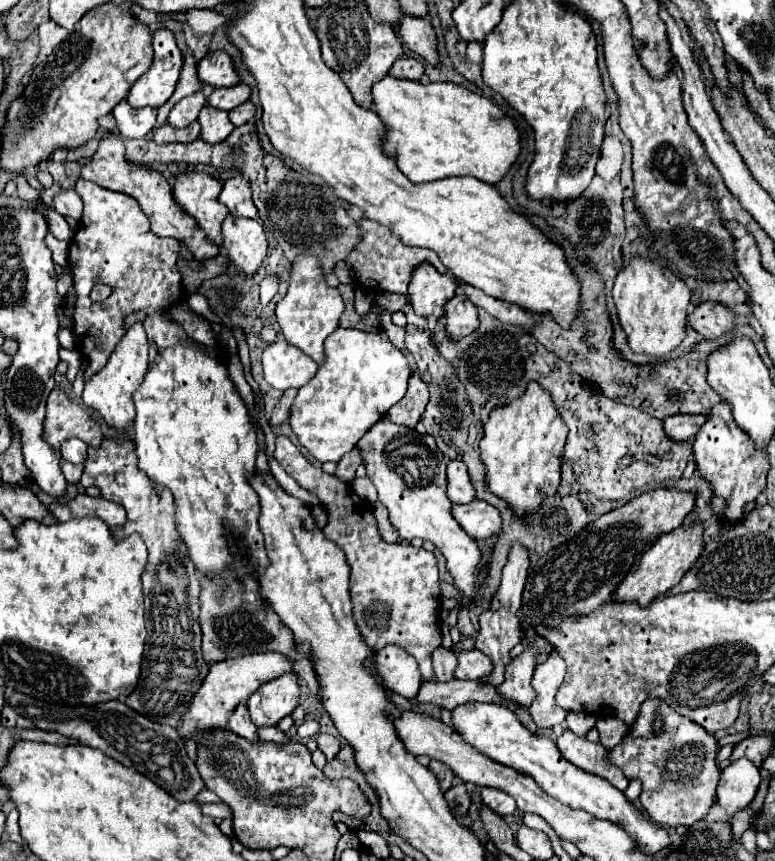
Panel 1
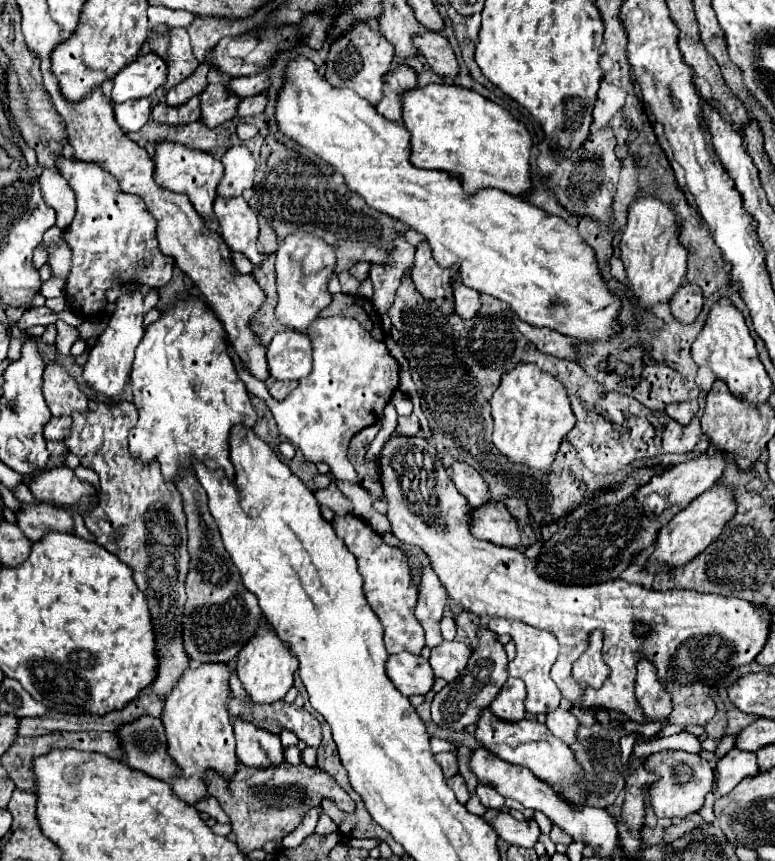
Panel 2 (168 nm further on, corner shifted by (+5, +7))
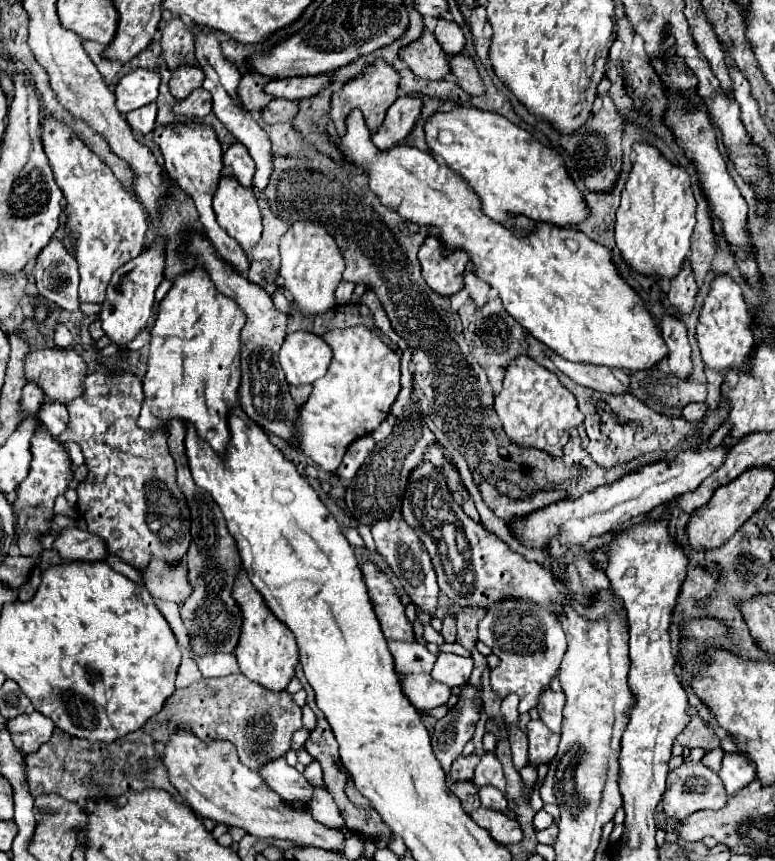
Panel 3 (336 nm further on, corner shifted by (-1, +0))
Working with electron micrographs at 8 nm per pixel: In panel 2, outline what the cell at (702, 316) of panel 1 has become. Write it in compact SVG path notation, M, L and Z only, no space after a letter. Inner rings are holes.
M682 284L670 298L670 310L676 320L690 324L702 310L702 290L696 284Z

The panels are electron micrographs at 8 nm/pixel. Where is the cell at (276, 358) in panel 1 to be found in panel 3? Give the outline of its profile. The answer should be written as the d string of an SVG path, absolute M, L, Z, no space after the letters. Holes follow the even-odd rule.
M296 331L286 335L278 357L288 385L306 385L326 375L332 349L322 337L314 333Z

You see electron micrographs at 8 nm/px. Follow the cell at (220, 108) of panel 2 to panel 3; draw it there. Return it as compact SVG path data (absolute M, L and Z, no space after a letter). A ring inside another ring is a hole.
M246 73L240 79L238 85L238 99L242 103L244 111L256 111L260 113L272 99L264 93L264 85L266 81L270 81L270 77L264 75L254 75L254 73Z

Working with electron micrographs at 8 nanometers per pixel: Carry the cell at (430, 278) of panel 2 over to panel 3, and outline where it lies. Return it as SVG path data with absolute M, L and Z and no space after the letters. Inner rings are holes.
M428 237L418 253L422 265L422 277L438 295L450 297L458 293L462 285L462 275L468 263L468 255L464 251L454 251L444 257L442 243L436 237Z

